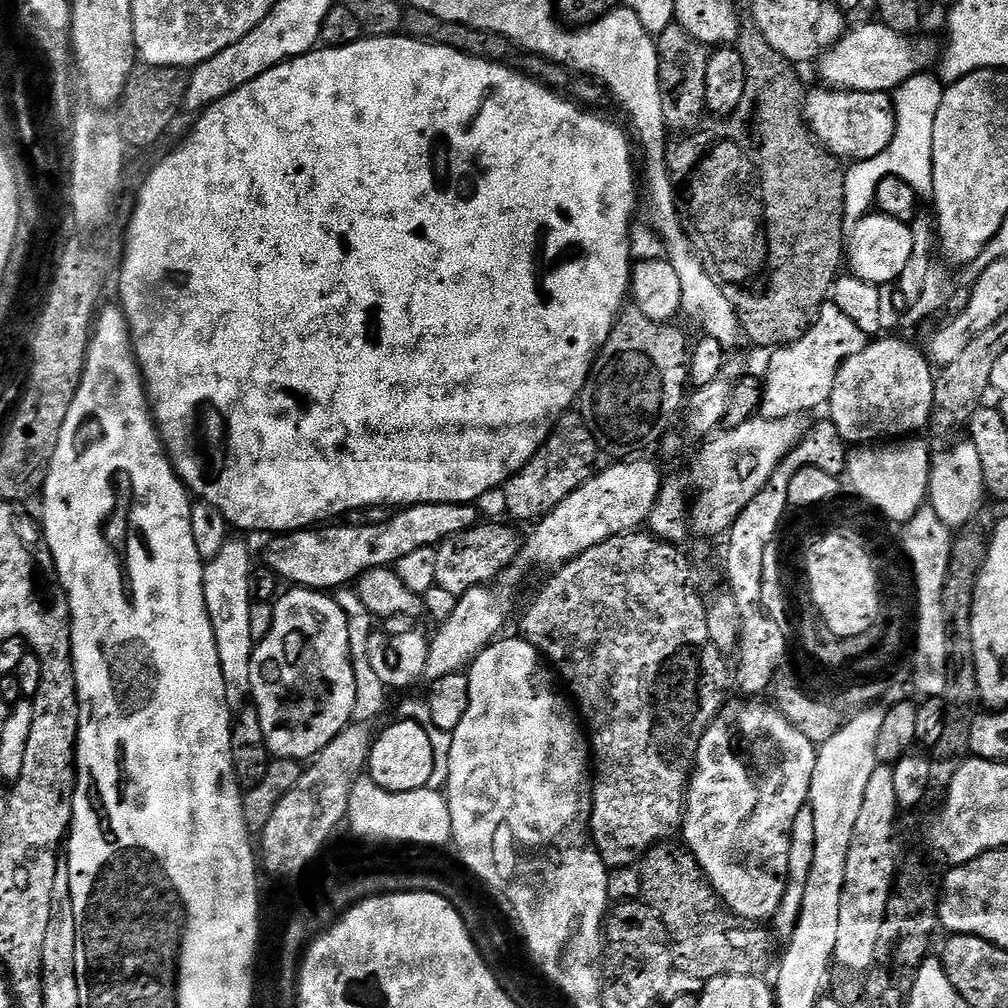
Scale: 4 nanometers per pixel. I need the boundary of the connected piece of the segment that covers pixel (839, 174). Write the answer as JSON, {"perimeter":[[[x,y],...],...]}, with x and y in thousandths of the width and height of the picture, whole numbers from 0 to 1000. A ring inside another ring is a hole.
{"perimeter":[[[744,18],[735,19],[732,47],[736,54],[736,62],[740,65],[740,93],[736,93],[736,101],[732,101],[732,109],[723,115],[707,118],[707,123],[699,122],[693,129],[680,134],[663,148],[663,172],[667,174],[667,182],[673,188],[673,202],[681,208],[681,226],[685,237],[694,255],[698,259],[698,267],[704,276],[716,288],[720,300],[728,304],[730,313],[739,334],[743,333],[754,345],[769,347],[780,341],[787,341],[810,318],[815,304],[822,297],[830,275],[834,273],[835,263],[839,258],[839,223],[837,221],[836,181],[839,174],[838,164],[833,156],[822,151],[807,131],[802,128],[802,120],[798,118],[798,97],[800,86],[794,80],[791,64],[785,63],[756,35],[756,30]]]}

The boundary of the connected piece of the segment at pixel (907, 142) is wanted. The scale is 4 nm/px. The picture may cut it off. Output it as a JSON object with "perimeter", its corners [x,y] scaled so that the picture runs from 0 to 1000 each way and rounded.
{"perimeter":[[[916,71],[904,75],[886,92],[889,129],[884,143],[869,159],[885,159],[885,163],[869,163],[869,175],[893,176],[901,180],[912,197],[923,198],[926,194],[926,147],[927,120],[935,103],[938,84],[930,74]]]}

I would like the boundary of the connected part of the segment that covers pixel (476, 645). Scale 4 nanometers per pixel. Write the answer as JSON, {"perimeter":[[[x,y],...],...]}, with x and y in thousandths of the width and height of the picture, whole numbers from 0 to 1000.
{"perimeter":[[[512,562],[505,563],[499,568],[499,575],[500,579],[477,581],[459,587],[449,598],[452,600],[449,601],[448,608],[441,613],[440,620],[434,625],[433,632],[428,632],[425,640],[421,671],[426,676],[459,668],[471,655],[472,650],[499,628],[496,626],[499,625],[500,618],[504,615],[504,606],[508,603],[508,582],[516,575],[516,567]]]}

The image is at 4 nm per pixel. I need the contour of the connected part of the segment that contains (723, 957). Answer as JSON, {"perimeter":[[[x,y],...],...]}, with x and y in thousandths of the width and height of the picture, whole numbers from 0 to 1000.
{"perimeter":[[[671,835],[650,837],[639,848],[638,853],[634,854],[633,862],[636,869],[638,896],[642,897],[644,901],[648,901],[651,908],[655,910],[655,914],[661,919],[673,960],[680,963],[686,970],[694,971],[697,974],[724,966],[758,968],[761,960],[765,961],[768,956],[768,948],[766,952],[767,926],[753,916],[737,913],[736,910],[724,905],[714,894],[713,887],[706,882],[706,874],[698,866],[696,859],[692,859],[692,855],[682,840],[672,837]]]}

